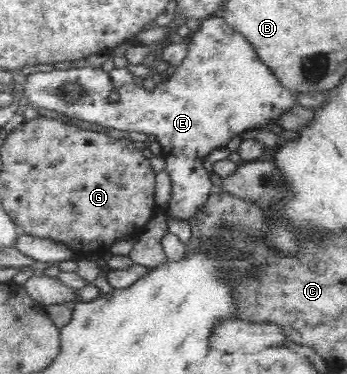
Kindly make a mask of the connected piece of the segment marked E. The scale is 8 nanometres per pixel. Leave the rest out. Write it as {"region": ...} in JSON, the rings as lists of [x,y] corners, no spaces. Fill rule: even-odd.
{"region":[[[210,16],[202,31],[187,41],[189,50],[168,83],[146,91],[134,83],[117,87],[102,68],[82,67],[40,71],[27,76],[21,90],[32,107],[44,107],[70,118],[90,121],[120,131],[154,135],[161,145],[165,171],[171,179],[172,193],[168,212],[170,222],[188,222],[209,201],[212,194],[210,173],[204,169],[208,153],[222,149],[230,139],[244,131],[262,127],[284,117],[298,106],[297,95],[283,87],[270,68],[258,59],[247,39],[230,28],[224,19]],[[78,83],[85,93],[78,99],[62,98],[60,87]]]}

